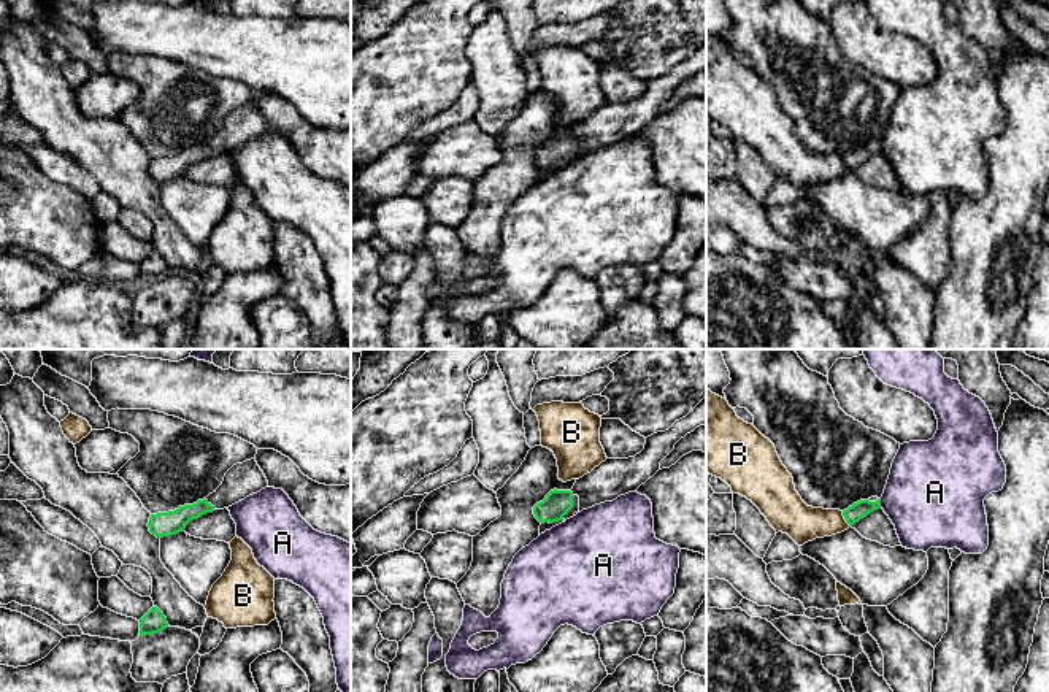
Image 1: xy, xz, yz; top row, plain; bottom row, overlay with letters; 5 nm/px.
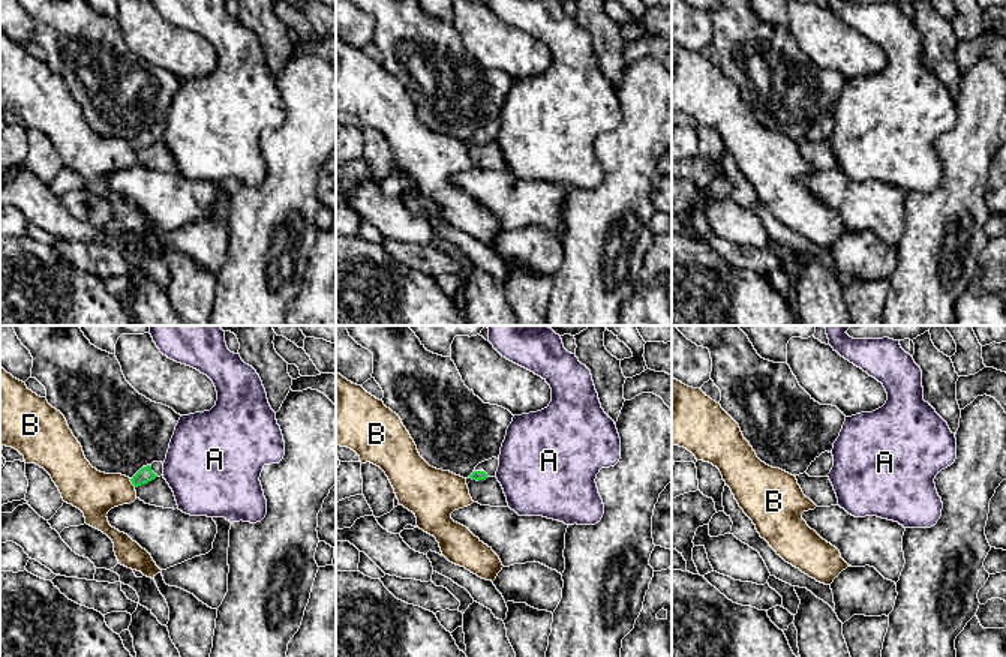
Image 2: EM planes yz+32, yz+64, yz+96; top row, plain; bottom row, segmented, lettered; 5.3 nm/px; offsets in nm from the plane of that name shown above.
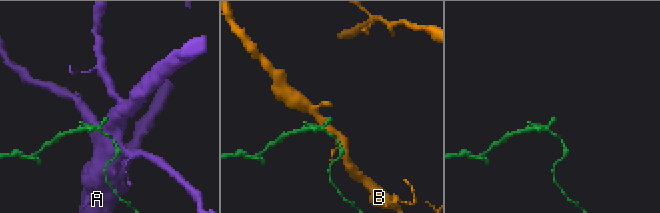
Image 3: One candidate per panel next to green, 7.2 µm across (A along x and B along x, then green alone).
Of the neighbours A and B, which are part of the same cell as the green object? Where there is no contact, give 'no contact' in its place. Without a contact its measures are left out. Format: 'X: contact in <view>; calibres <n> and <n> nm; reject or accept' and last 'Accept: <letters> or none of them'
A: contact in yz; calibres 90 and 440 nm; reject
B: contact in yz; calibres 90 and 190 nm; reject
Accept: none of them

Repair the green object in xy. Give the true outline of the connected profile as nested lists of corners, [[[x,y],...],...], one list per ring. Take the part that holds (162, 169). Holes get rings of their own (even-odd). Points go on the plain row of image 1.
[[[256,103],[236,108],[225,117],[222,129],[206,143],[194,149],[179,151],[175,156],[151,159],[149,176],[157,183],[176,179],[184,176],[190,165],[214,154],[229,152],[267,130],[268,125]]]

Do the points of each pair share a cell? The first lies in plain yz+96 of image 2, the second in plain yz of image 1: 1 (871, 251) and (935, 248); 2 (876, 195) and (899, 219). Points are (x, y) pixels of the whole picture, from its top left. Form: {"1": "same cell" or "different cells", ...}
{"1": "same cell", "2": "same cell"}

